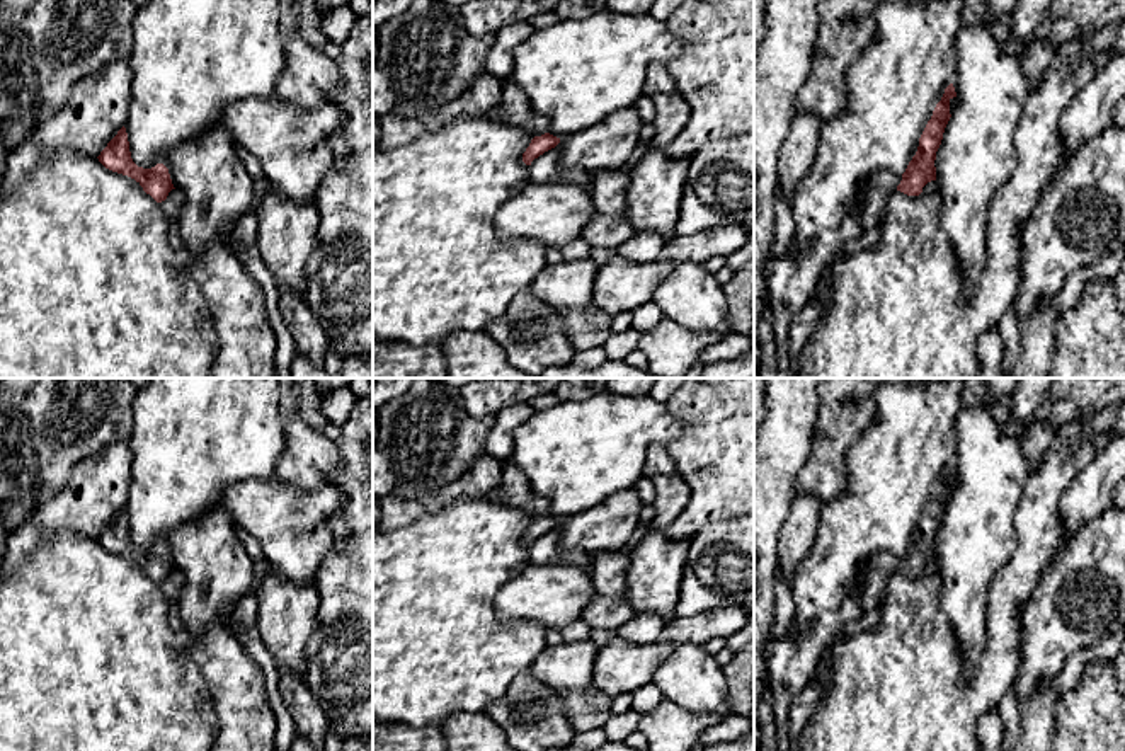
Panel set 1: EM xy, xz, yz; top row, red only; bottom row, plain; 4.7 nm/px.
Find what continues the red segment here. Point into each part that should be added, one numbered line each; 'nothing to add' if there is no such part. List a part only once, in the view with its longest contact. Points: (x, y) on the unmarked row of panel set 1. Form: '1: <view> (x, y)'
1: xz (514, 491)

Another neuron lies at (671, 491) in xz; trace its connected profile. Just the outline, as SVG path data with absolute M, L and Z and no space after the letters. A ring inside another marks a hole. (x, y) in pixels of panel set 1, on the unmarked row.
M679 473L655 477L654 487L655 499L652 506L655 509L655 518L652 526L664 530L688 506L689 487Z

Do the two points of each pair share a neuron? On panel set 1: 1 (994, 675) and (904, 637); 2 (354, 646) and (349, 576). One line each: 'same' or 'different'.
1: same
2: same

